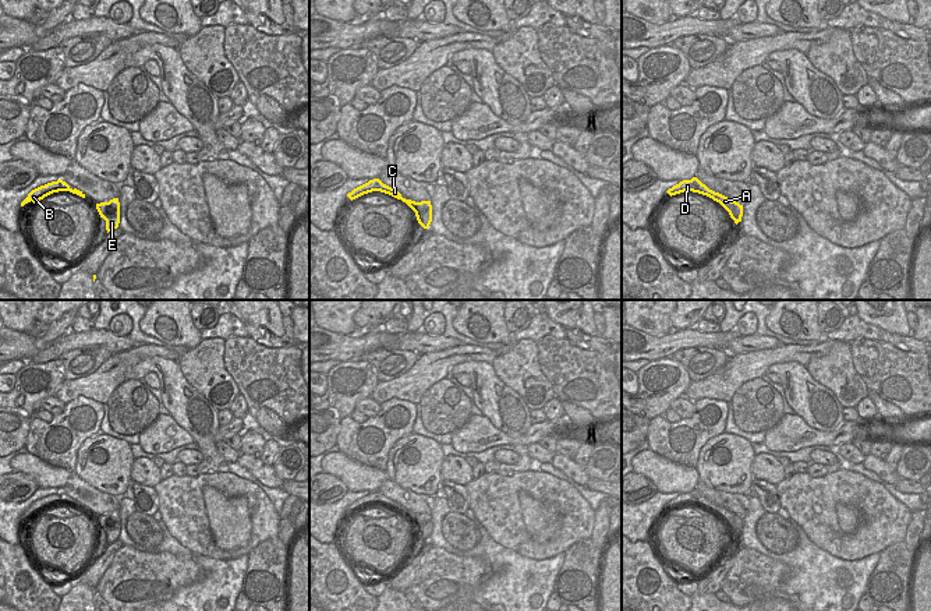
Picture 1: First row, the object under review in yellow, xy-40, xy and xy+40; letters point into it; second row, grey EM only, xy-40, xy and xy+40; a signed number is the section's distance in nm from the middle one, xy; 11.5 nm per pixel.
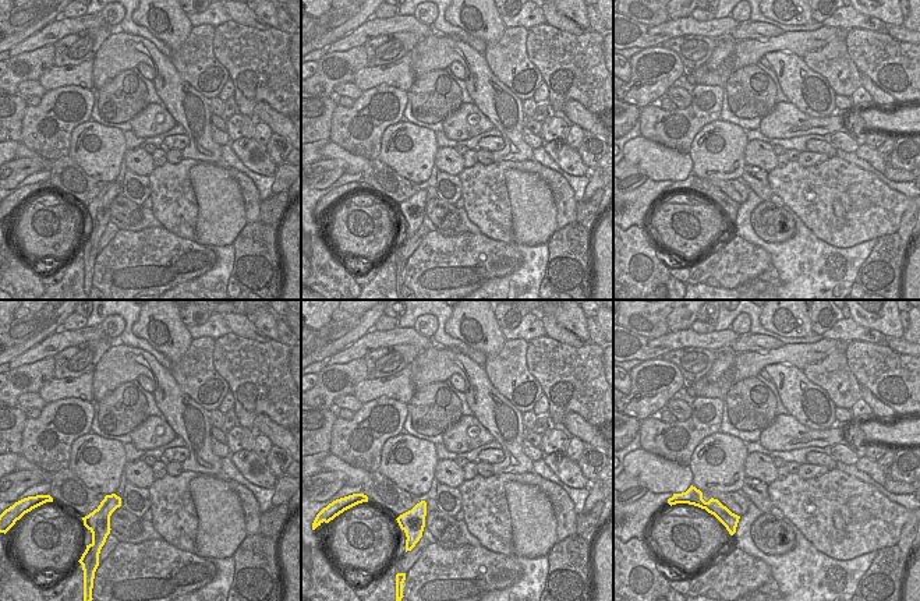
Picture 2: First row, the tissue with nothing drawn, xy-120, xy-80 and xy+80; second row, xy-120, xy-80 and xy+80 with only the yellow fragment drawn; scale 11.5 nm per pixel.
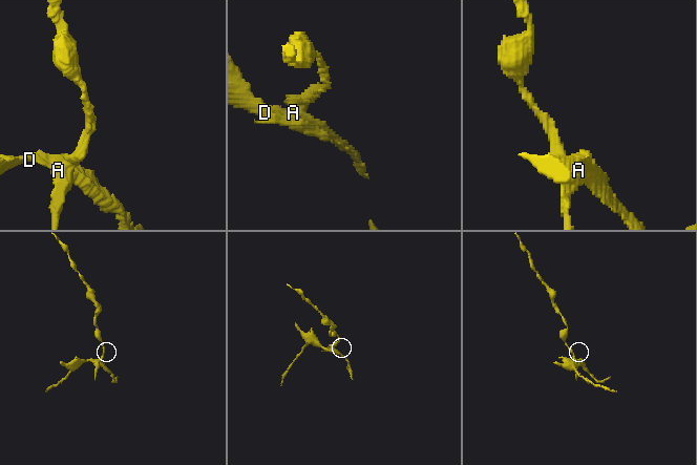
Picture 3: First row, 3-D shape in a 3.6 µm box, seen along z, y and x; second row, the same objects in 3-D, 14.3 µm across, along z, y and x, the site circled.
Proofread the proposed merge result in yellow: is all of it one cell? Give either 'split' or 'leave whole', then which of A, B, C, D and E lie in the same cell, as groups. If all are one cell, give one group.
split; groups A B C D / E

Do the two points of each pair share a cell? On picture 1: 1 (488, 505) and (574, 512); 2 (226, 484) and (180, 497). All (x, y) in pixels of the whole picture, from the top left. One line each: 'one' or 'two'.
1: one
2: one

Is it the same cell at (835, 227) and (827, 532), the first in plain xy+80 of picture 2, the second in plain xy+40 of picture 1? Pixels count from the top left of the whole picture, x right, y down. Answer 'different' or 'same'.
same

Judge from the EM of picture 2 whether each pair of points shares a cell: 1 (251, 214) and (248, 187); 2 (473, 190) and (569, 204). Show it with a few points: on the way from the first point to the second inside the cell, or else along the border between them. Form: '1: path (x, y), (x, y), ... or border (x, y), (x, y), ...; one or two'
1: path (251, 207), (250, 194); one
2: path (498, 170), (503, 165), (533, 166), (551, 179); one

